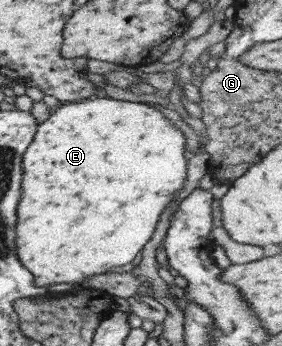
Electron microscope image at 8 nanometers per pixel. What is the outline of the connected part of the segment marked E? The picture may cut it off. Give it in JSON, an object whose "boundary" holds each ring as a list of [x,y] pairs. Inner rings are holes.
{"boundary":[[[94,97],[73,103],[59,104],[47,116],[44,122],[38,125],[32,142],[28,145],[22,159],[22,182],[20,193],[20,208],[16,208],[16,249],[20,263],[34,276],[37,286],[50,286],[51,284],[76,284],[88,277],[108,272],[118,271],[119,268],[130,264],[136,255],[144,249],[144,246],[152,240],[156,225],[159,223],[160,215],[167,204],[174,200],[176,192],[183,188],[186,180],[186,139],[184,134],[173,122],[164,117],[164,114],[155,107],[146,103],[130,102],[112,99],[111,97]]]}

